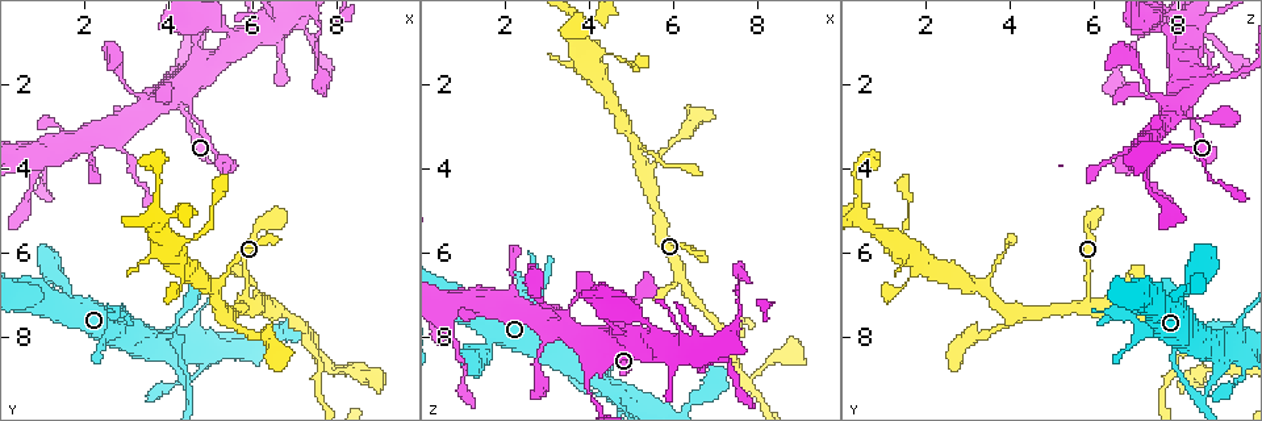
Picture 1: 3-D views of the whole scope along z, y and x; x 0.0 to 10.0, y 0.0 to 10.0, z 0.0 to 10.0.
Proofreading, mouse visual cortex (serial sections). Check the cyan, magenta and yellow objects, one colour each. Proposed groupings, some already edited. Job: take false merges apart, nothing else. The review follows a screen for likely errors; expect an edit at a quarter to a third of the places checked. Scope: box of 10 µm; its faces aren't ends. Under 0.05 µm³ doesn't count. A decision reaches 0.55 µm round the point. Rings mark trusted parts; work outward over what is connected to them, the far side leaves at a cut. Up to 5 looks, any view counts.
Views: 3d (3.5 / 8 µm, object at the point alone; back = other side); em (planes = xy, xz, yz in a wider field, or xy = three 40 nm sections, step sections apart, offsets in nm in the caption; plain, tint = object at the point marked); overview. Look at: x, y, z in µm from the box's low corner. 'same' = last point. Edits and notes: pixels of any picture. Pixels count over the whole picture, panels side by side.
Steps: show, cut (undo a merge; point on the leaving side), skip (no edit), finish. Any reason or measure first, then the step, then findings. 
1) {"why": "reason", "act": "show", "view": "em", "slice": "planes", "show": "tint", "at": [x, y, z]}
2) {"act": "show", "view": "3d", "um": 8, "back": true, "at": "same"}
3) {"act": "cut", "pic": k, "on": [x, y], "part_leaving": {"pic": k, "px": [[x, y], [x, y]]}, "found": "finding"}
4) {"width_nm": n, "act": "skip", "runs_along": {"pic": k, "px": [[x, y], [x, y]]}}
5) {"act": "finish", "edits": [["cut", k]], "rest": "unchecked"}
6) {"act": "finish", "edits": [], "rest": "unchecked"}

{"why": "arms part here", "act": "show", "view": "3d", "um": 3.5, "back": true, "at": [5.85, 7.20, 5.85]}

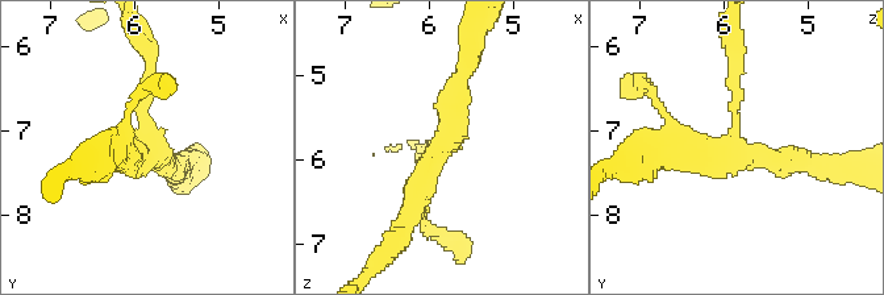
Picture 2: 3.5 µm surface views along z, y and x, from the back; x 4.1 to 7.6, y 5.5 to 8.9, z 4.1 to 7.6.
{"arms": 3, "arm_widths_nm": [150, 250, 300], "act": "show", "view": "em", "slice": "planes", "show": "tint", "at": [5.85, 7.15, 5.80]}

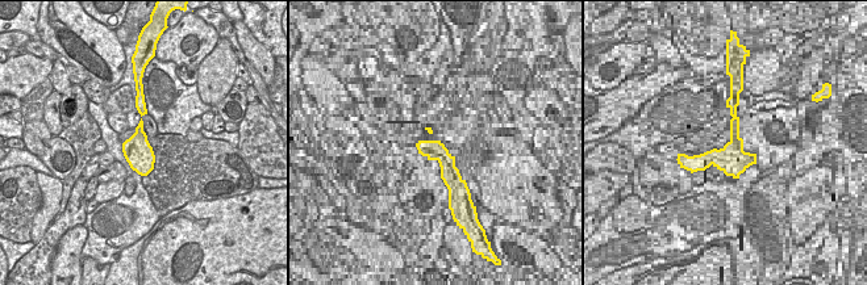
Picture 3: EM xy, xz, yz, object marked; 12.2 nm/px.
{"act": "skip", "runs_along": {"pic": 2, "px": [[736, 55], [738, 145], [816, 165]]}, "found": "continuous, no second cell"}

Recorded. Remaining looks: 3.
{"why": "narrows sharply", "act": "show", "view": "3d", "um": 8, "at": [4.20, 2.55, 8.25]}

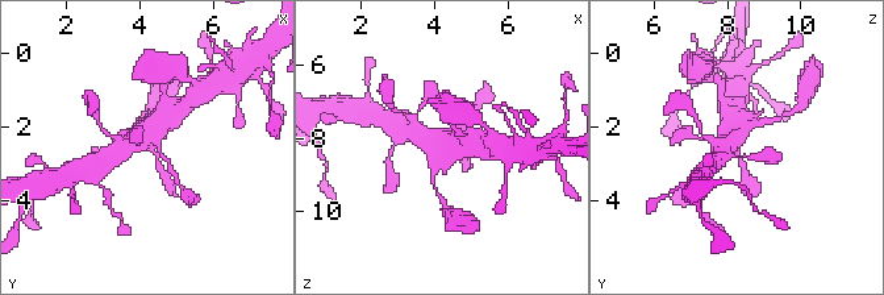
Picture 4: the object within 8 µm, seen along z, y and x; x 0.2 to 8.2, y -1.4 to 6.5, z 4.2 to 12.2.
{"act": "show", "view": "em", "slice": "xy", "step": 5, "show": "tint", "at": "same"}

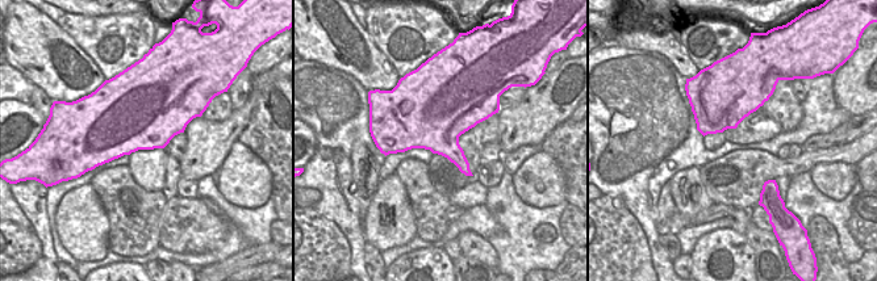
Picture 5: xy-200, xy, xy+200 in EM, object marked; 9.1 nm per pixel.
{"act": "skip", "runs_along": {"pic": 4, "px": [[455, 156], [438, 142], [404, 131]]}, "found": "continuous, no second cell"}

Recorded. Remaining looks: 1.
{"act": "finish", "edits": [], "rest": "unchecked"}

